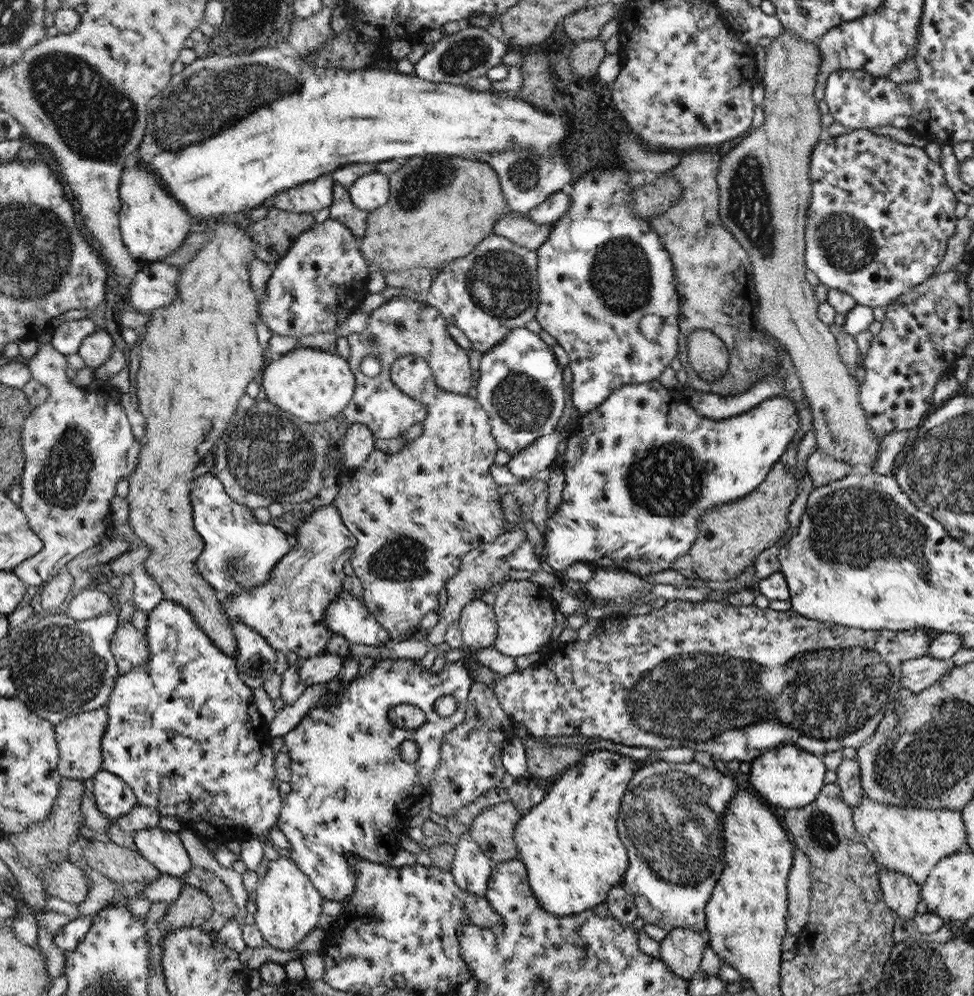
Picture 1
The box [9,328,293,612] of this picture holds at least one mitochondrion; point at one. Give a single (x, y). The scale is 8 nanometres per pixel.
(60, 483)

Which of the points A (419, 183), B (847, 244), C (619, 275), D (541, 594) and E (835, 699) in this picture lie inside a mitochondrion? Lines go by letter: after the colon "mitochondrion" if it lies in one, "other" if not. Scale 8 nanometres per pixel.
A: mitochondrion
B: mitochondrion
C: mitochondrion
D: other
E: mitochondrion

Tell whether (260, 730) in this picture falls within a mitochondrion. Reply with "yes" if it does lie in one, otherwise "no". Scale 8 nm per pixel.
no

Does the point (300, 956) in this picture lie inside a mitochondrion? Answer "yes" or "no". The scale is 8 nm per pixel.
no

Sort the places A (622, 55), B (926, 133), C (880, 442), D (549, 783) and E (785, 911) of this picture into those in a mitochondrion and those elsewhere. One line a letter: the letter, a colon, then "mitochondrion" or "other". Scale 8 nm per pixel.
A: other
B: other
C: other
D: other
E: other

